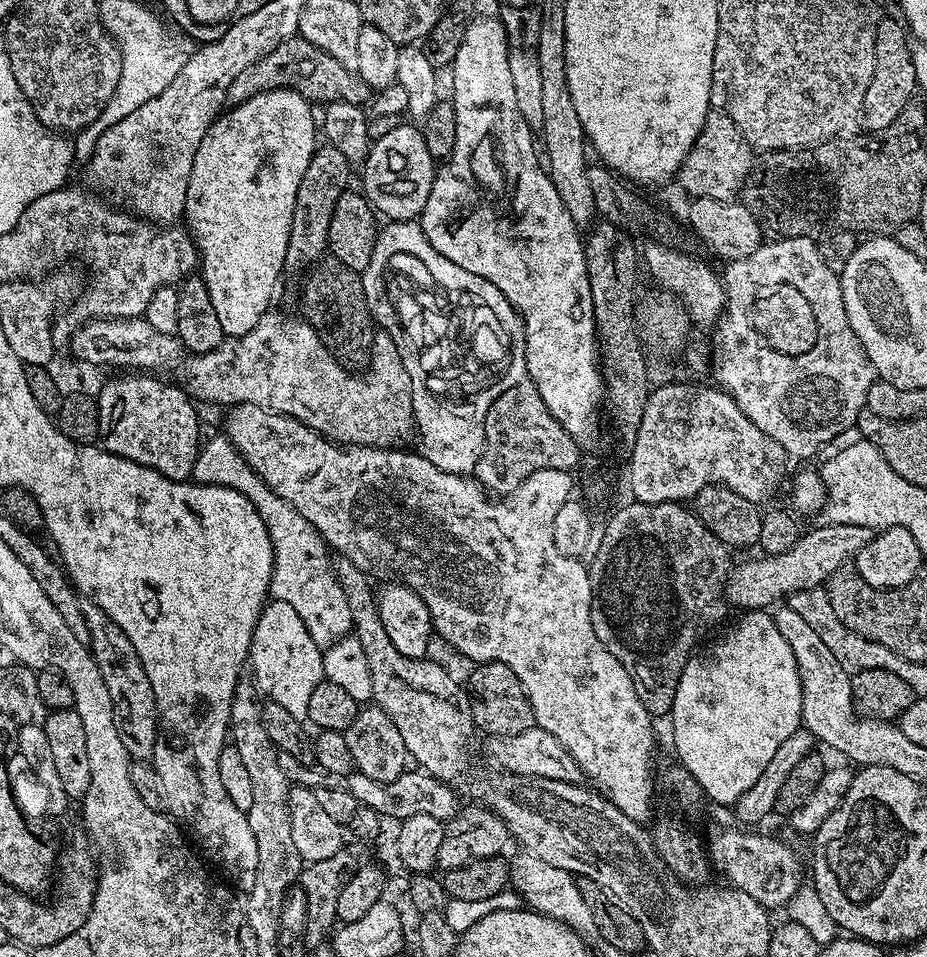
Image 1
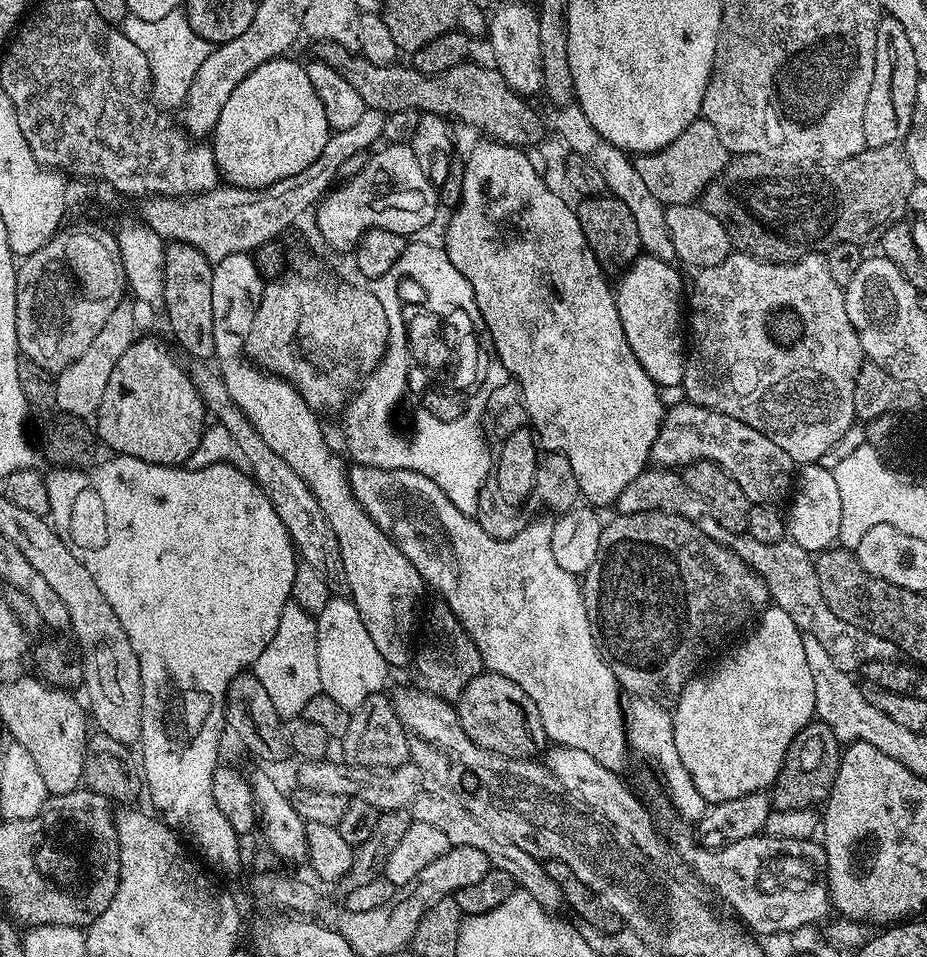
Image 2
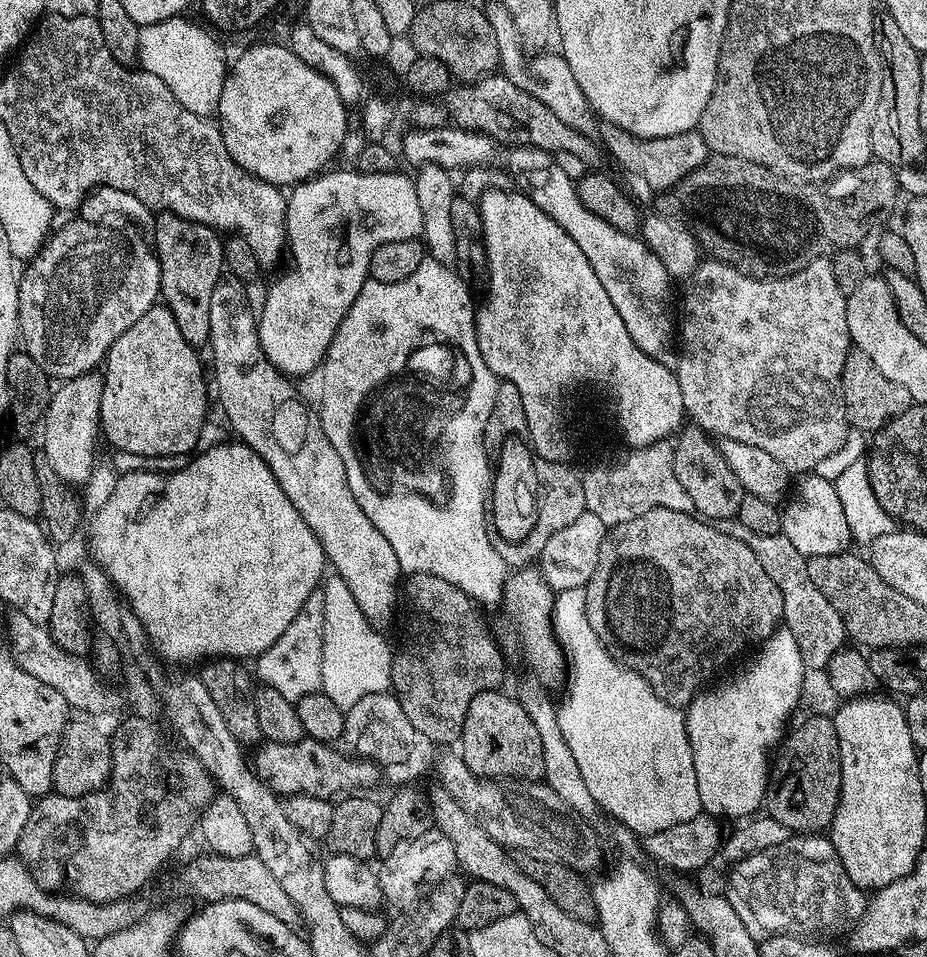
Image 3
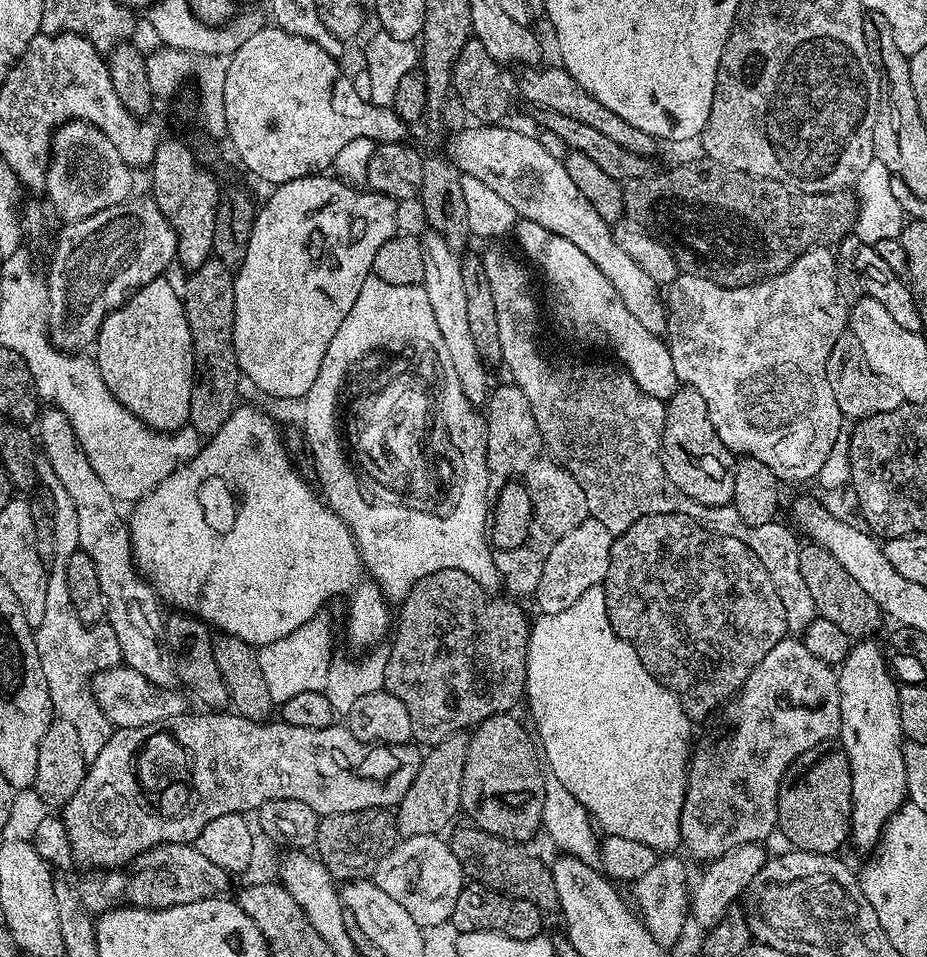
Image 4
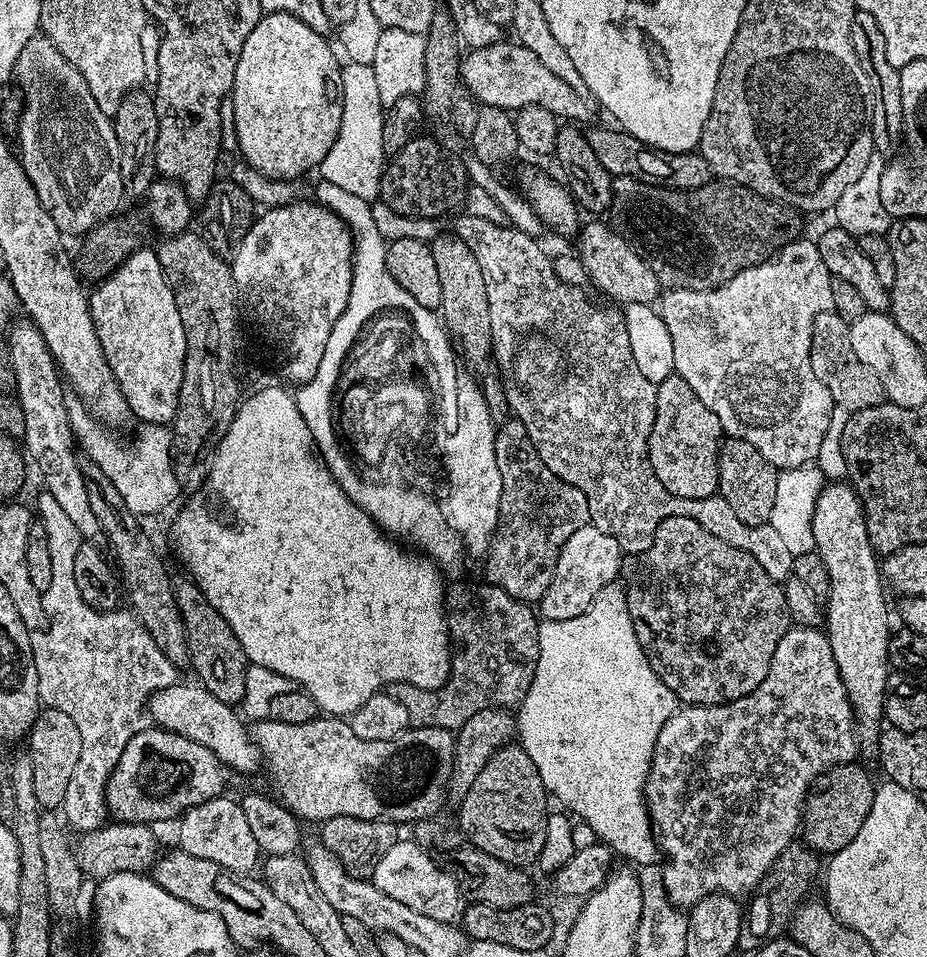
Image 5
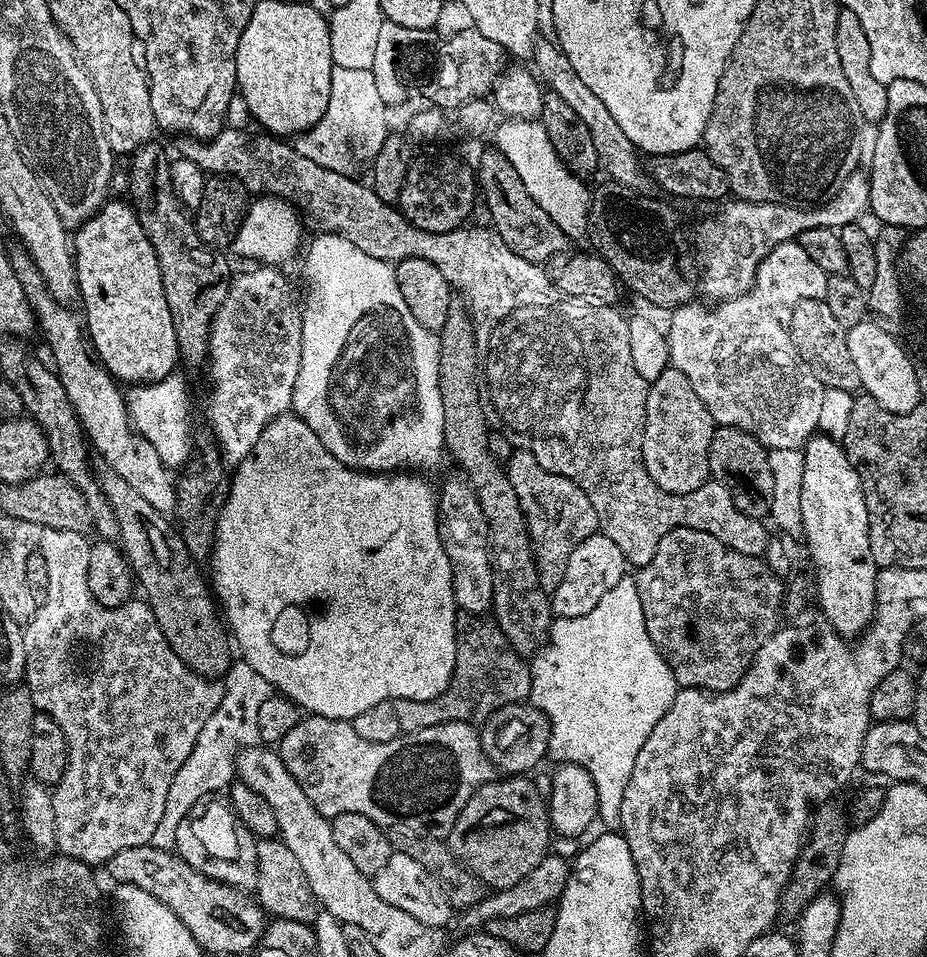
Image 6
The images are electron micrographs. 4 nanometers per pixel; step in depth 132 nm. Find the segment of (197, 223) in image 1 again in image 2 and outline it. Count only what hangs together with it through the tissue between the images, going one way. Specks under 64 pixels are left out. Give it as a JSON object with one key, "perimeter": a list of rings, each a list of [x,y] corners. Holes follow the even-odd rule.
{"perimeter":[[[288,59],[268,60],[242,78],[218,114],[210,147],[217,173],[229,185],[266,188],[305,170],[322,153],[330,135],[322,98],[310,86],[307,67]],[[234,253],[215,264],[214,274],[214,350],[215,359],[236,360],[245,351],[250,326],[264,293],[265,277],[249,253]]]}

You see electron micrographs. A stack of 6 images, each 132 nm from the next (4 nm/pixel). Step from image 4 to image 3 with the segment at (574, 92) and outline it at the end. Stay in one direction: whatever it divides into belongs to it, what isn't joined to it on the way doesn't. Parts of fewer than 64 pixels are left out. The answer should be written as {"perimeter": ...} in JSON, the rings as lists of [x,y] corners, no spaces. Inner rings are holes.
{"perimeter":[[[607,122],[598,128],[598,140],[603,151],[612,155],[612,160],[620,168],[625,168],[632,176],[637,176],[648,188],[657,194],[663,194],[676,185],[686,174],[698,170],[710,158],[706,142],[699,131],[670,134],[666,138],[642,138],[622,130],[622,126],[614,126]]]}

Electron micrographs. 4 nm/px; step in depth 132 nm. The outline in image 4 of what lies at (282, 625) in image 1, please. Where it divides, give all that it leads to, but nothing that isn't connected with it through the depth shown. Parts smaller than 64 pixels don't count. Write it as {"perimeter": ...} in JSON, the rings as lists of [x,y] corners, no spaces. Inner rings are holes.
{"perimeter":[[[317,614],[278,642],[263,645],[258,651],[258,666],[262,666],[262,675],[266,678],[270,698],[277,705],[286,703],[297,694],[306,694],[310,690],[322,692],[329,677],[334,659],[332,653],[332,620],[325,614]]]}

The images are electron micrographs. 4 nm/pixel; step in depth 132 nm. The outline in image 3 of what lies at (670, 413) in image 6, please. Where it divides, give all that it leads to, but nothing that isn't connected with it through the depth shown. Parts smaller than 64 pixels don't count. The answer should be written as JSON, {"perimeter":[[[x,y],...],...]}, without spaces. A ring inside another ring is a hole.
{"perimeter":[[[685,427],[675,437],[674,474],[678,482],[682,482],[682,490],[690,494],[690,502],[694,502],[697,513],[705,521],[715,522],[739,517],[742,498],[746,495],[744,487],[738,482],[734,470],[726,466],[726,458],[721,454],[717,441],[701,428]]]}

